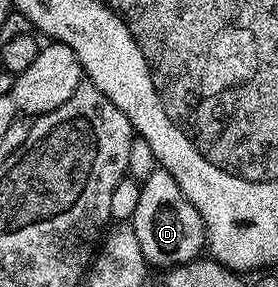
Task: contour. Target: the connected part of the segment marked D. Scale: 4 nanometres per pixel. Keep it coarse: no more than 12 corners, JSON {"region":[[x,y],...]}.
{"region":[[172,173],[141,180],[132,220],[151,268],[203,254],[206,228]]}

